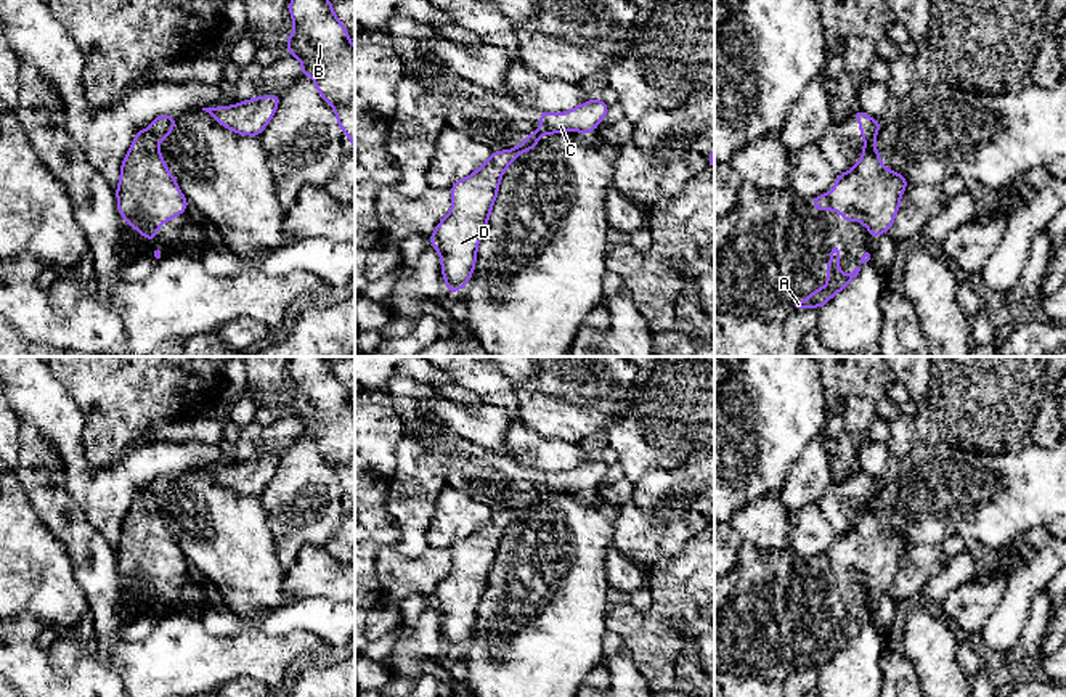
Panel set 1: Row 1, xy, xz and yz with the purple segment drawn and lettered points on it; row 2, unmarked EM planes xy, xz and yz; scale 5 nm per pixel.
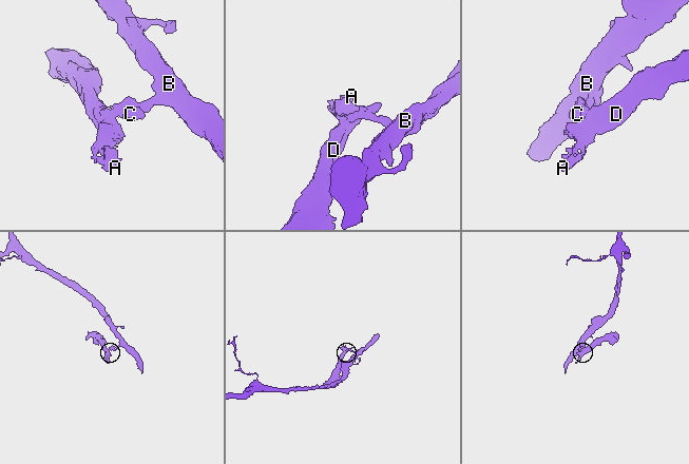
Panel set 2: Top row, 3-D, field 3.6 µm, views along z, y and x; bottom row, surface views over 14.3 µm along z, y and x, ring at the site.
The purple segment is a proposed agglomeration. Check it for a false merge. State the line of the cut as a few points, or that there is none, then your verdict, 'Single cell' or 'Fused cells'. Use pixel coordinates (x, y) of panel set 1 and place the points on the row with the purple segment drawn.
Split along yz (874, 135), (864, 150). Fused cells

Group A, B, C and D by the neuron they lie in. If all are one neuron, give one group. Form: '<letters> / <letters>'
A D / B C

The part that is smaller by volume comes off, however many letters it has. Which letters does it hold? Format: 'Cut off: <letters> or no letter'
Cut off: A, D

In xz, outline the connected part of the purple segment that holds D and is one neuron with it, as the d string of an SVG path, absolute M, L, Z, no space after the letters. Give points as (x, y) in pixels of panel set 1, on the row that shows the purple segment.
M512 149L493 151L482 167L451 186L453 206L429 238L440 255L443 279L451 294L464 287L474 273L477 247L499 181L515 157Z

